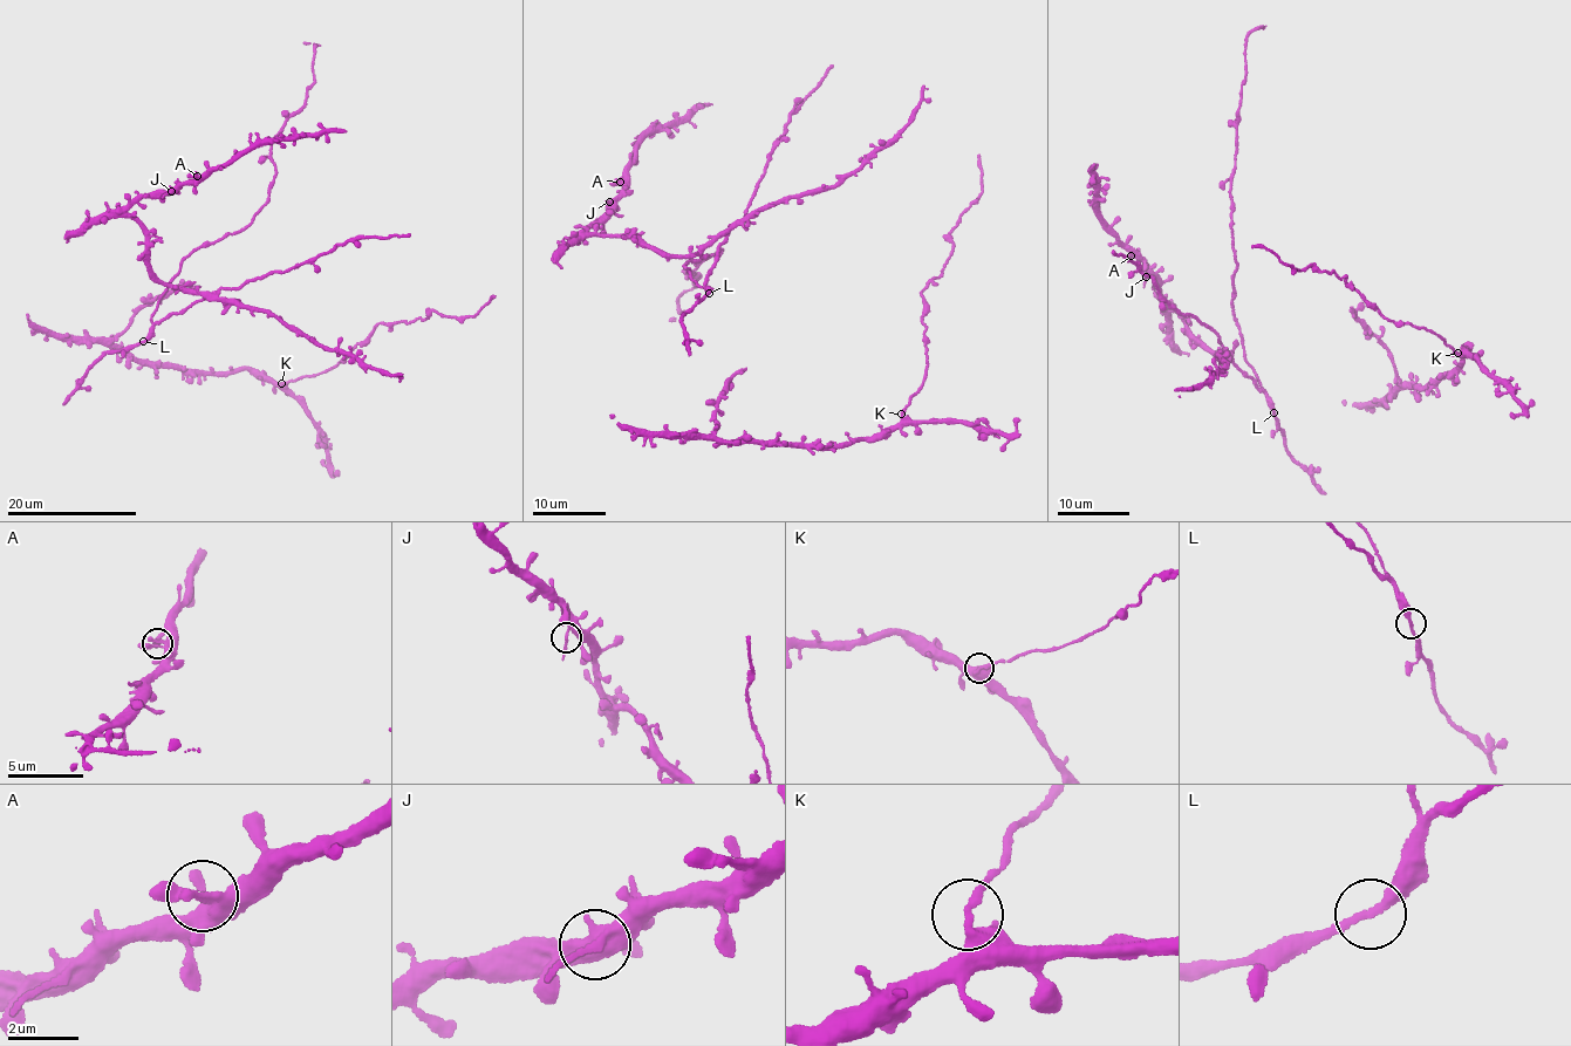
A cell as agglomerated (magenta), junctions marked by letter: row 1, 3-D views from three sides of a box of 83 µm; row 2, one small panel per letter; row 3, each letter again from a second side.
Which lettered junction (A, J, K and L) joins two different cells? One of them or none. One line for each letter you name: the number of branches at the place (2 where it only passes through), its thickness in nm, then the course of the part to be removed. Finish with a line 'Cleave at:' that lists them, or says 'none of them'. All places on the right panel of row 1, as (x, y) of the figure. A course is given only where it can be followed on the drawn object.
K: branches 2; calibre 260 nm; course (1457, 353), (1425, 329), (1382, 318), (1345, 277), (1307, 266), (1296, 271), (1281, 262), (1271, 251), (1251, 245)
Cleave at: K

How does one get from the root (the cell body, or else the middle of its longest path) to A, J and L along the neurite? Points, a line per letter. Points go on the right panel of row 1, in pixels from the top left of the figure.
A: (1315, 466), (1295, 463), (1265, 392), (1234, 366), (1228, 351), (1221, 357), (1165, 307), (1155, 280), (1131, 255)
J: (1315, 466), (1303, 469), (1288, 455), (1265, 392), (1228, 351), (1221, 357), (1190, 333), (1146, 277)
L: (1315, 466), (1303, 469), (1288, 455), (1274, 412)

